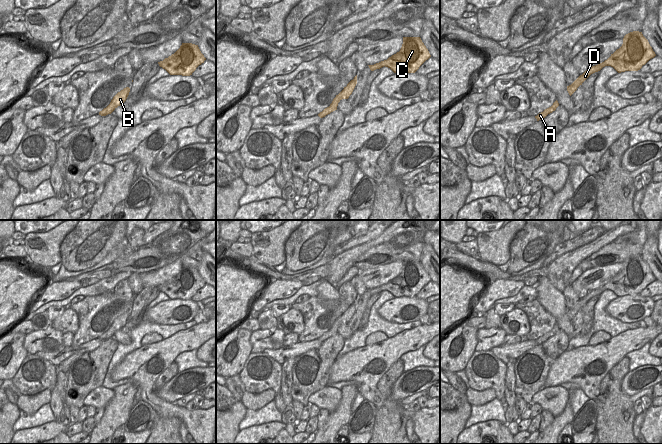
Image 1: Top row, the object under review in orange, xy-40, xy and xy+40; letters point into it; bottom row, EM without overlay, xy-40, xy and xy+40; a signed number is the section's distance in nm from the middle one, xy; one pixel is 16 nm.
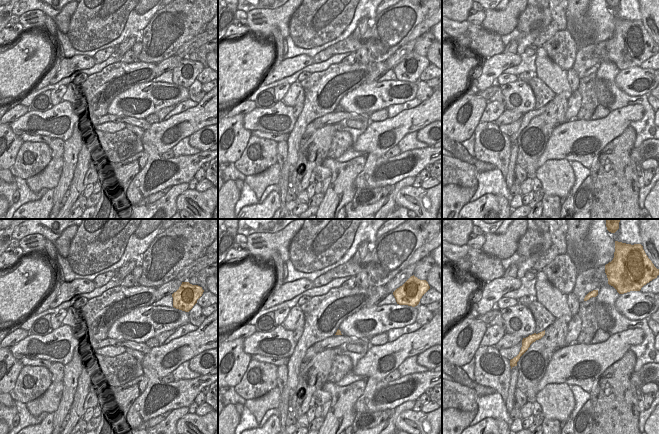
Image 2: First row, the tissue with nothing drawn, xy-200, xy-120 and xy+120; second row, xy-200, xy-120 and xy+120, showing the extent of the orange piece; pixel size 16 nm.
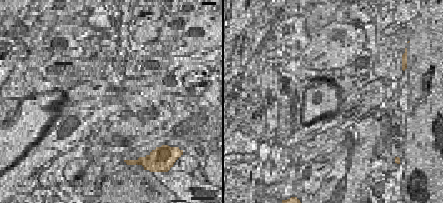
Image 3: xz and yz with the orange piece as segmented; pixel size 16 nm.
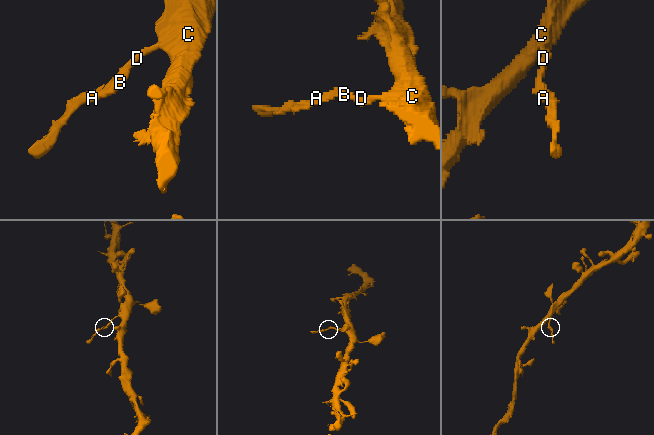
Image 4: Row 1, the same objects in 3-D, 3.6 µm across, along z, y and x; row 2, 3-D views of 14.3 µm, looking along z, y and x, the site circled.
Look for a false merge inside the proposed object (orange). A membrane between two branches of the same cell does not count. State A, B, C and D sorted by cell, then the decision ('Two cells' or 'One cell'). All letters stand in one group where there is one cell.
Groups: A B D / C. Two cells

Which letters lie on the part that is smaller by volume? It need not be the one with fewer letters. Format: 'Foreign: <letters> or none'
Foreign: A, B, D

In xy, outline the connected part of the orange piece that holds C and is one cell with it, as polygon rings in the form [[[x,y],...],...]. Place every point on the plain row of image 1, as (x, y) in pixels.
[[[403,261],[400,275],[376,289],[388,291],[394,297],[415,297],[430,281],[420,261]]]

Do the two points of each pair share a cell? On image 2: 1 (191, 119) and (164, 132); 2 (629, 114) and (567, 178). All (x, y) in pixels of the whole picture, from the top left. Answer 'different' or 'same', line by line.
1: same
2: different

